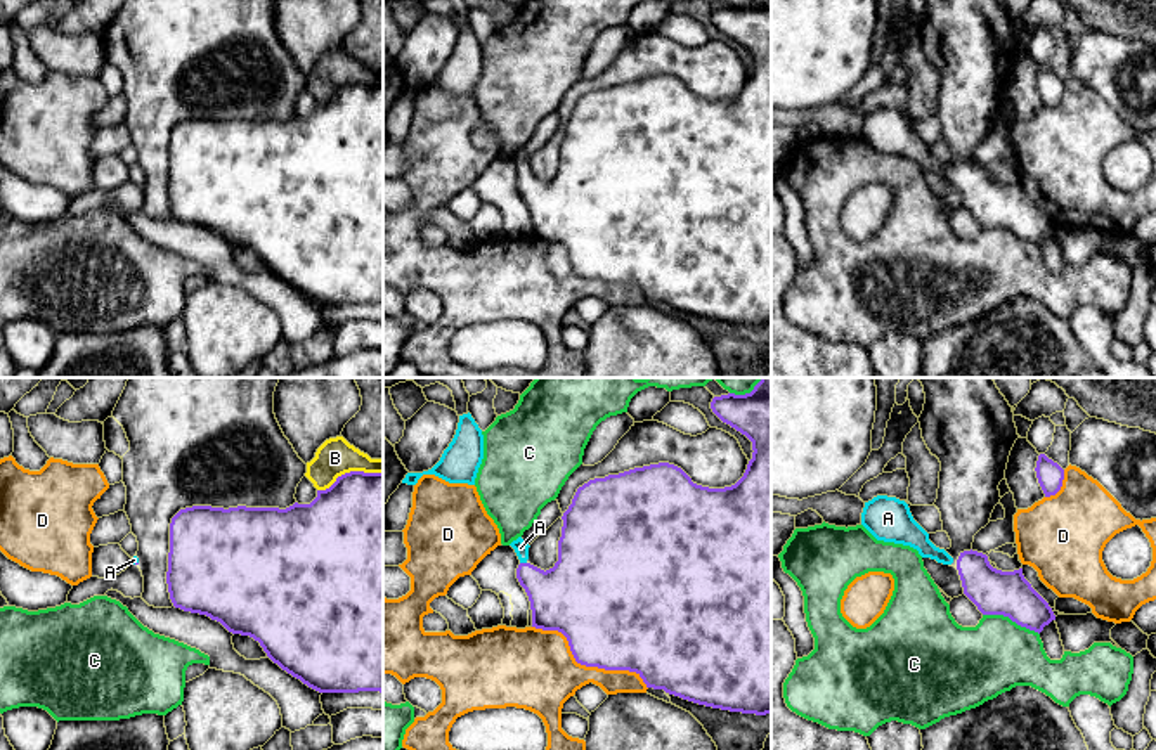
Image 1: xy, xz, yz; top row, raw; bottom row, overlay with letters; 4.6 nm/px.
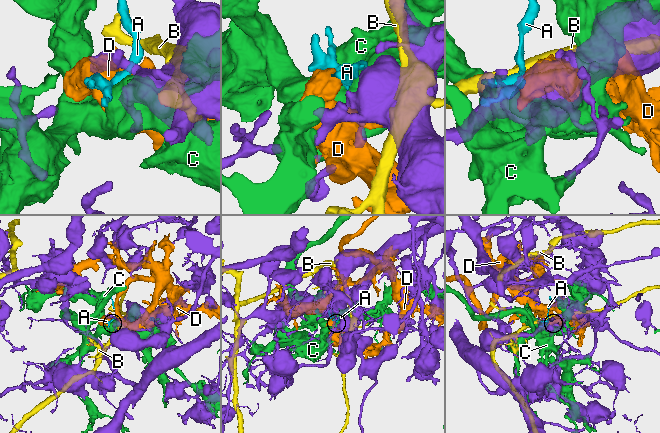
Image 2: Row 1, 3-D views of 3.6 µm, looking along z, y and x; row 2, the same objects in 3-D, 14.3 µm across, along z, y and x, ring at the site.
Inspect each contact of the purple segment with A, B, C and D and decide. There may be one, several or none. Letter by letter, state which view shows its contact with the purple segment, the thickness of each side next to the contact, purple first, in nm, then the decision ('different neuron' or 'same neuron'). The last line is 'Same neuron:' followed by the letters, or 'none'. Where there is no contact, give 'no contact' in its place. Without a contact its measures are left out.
A: xz | 320/70 nm | same neuron
B: xy | 480/170 nm | different neuron
C: yz | 200/340 nm | different neuron
D: xz | 460/380 nm | different neuron
Same neuron: A

